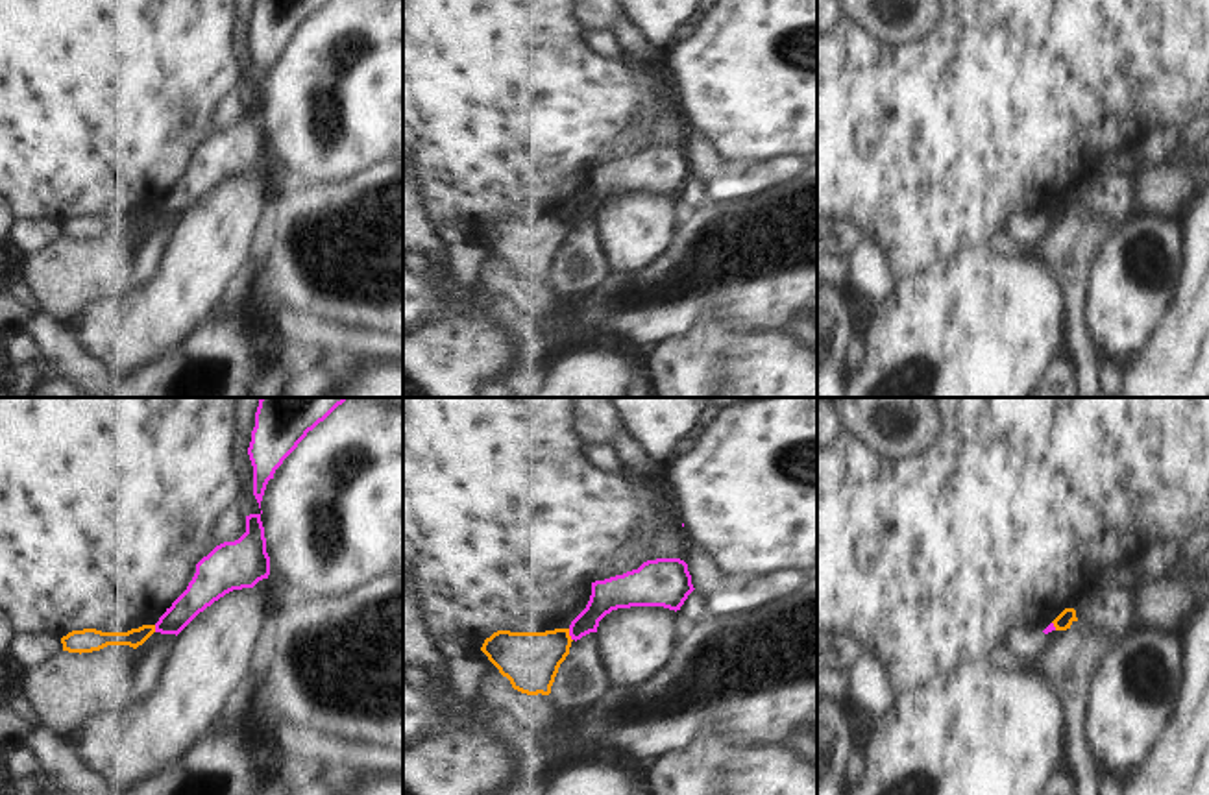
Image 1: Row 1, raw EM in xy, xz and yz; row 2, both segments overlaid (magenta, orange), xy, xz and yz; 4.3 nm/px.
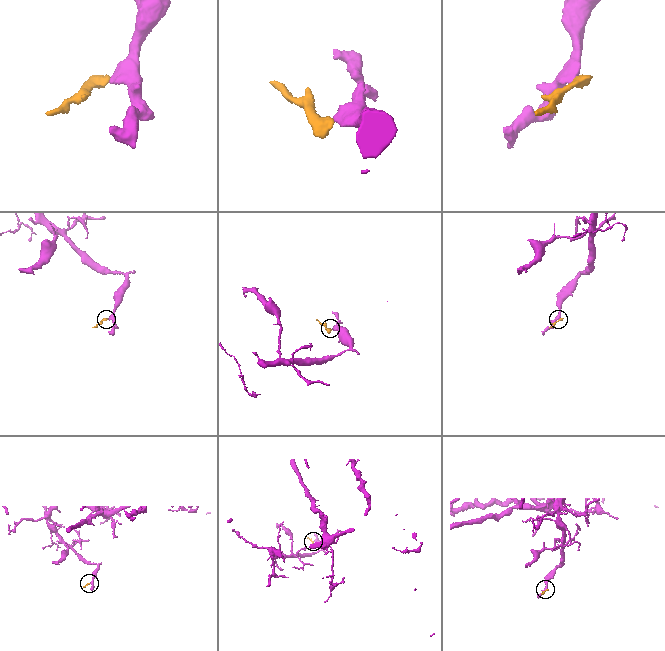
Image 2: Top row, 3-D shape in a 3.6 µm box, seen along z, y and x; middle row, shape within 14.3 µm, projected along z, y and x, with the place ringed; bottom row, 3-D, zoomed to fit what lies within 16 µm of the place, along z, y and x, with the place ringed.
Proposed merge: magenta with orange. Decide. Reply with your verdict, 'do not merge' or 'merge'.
do not merge

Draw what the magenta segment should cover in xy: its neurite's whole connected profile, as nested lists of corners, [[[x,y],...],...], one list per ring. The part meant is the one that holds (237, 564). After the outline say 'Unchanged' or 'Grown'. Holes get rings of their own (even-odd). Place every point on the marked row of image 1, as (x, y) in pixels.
[[[261,514],[246,516],[246,532],[216,545],[196,564],[187,590],[155,623],[155,632],[179,634],[200,612],[233,590],[253,588],[270,575]]]. Unchanged.

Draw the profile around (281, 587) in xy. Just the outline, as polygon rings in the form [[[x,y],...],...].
[[[275,558],[270,560],[268,590],[275,605],[292,599],[301,592]]]

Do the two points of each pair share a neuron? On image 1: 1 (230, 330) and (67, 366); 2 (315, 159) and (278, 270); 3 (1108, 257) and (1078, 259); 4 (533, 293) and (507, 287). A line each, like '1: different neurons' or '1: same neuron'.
1: same neuron
2: different neurons
3: different neurons
4: same neuron

